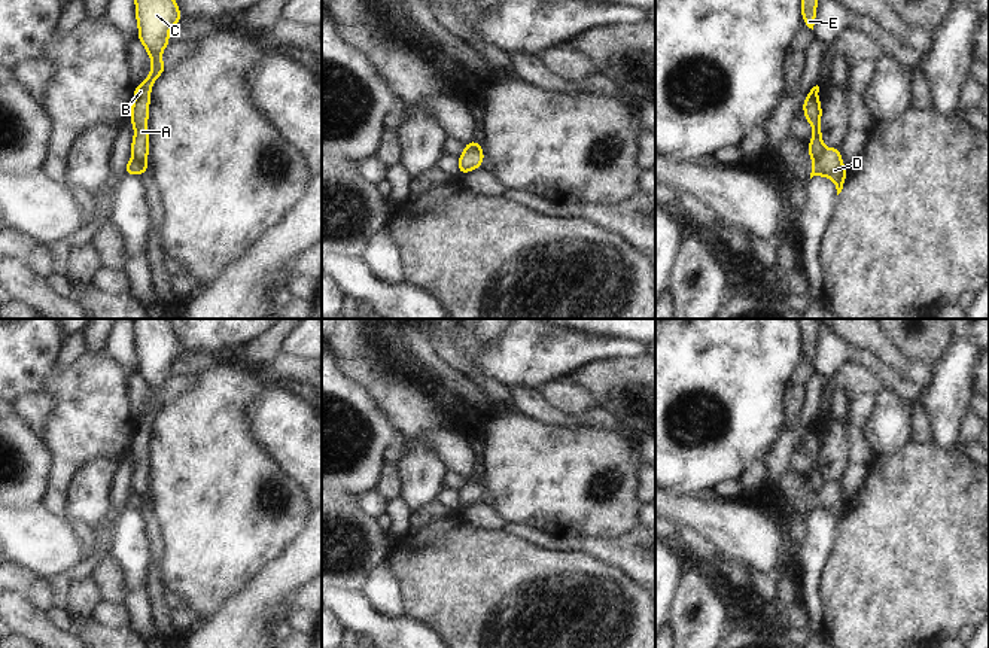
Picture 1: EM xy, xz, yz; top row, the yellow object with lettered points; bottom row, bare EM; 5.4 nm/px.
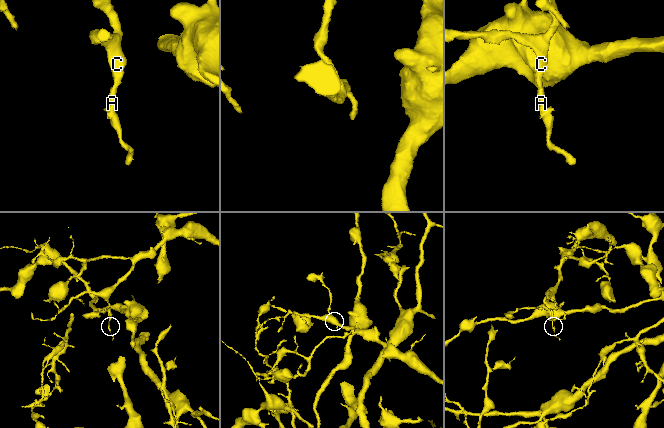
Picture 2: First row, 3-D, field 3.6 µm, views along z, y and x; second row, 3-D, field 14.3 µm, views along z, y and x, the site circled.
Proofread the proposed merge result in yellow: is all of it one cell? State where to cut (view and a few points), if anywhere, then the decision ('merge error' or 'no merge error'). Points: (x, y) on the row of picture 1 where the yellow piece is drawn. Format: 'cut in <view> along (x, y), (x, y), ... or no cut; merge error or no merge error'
cut in yz along (825, 149), (818, 158), (812, 160); merge error

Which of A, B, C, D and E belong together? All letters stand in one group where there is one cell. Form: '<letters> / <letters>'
A B C E / D

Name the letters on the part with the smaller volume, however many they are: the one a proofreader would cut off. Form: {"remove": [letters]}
{"remove": ["D"]}

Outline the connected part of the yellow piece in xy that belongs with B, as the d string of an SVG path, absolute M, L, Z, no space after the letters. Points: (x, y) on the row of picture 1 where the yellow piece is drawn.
M134 0L137 39L144 46L152 67L143 83L134 86L130 121L134 128L131 156L146 162L149 156L149 106L155 80L167 70L162 63L162 51L171 45L170 30L183 18L176 0Z

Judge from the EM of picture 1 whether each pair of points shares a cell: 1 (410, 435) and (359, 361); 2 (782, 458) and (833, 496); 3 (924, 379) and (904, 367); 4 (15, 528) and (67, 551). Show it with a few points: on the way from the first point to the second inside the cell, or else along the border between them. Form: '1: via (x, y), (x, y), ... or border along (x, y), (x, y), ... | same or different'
1: via (410, 417), (410, 411), (377, 379) | same
2: via (784, 474), (808, 498), (816, 498) | same
3: via (919, 374), (915, 370), (909, 370) | same
4: via (29, 538), (35, 538), (54, 548) | same

